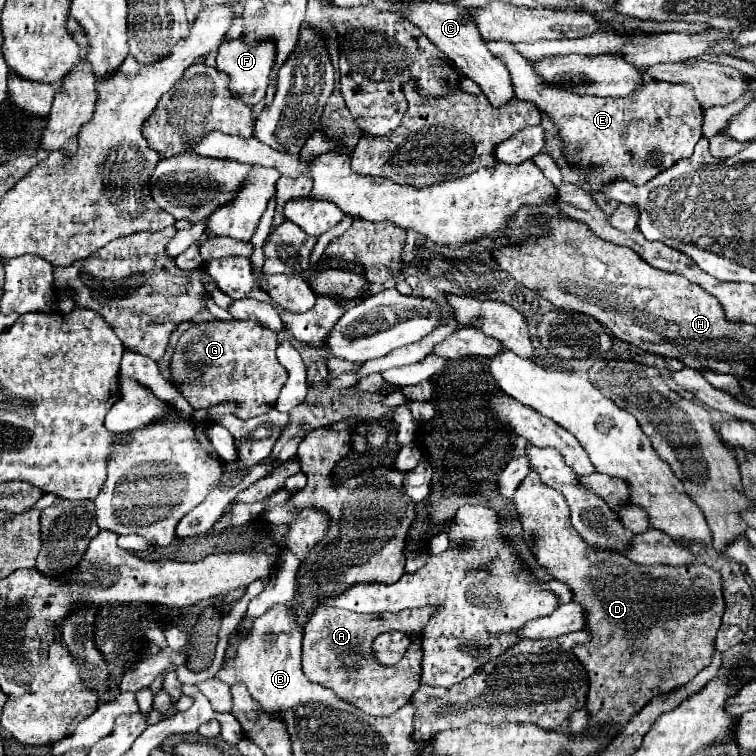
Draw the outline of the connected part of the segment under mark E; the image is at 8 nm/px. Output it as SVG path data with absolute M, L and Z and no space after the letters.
M485 41L487 49L491 51L493 57L501 59L503 65L507 67L513 83L513 93L523 99L523 101L533 101L543 113L549 113L557 127L561 129L561 139L565 147L565 157L571 163L581 163L581 165L599 165L603 171L597 177L591 177L589 189L593 193L601 191L601 183L617 177L625 177L637 185L647 183L655 175L659 175L663 169L669 169L673 163L679 159L693 155L695 143L703 137L701 135L701 121L703 121L703 107L697 101L693 87L687 83L667 83L667 81L651 81L637 91L637 95L627 95L627 97L589 97L589 95L573 95L571 91L561 91L561 87L555 87L551 83L545 83L541 75L537 75L533 63L525 57L521 57L515 51L513 43L505 41Z

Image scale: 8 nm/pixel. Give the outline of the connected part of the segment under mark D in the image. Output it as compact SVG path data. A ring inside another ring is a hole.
M529 471L529 475L519 483L513 499L523 523L525 543L531 547L537 563L545 567L553 579L569 583L575 593L573 601L585 605L585 611L589 611L589 623L585 629L591 631L593 637L585 645L575 645L575 655L589 675L587 709L591 711L591 723L587 729L601 727L601 723L621 723L623 727L629 723L631 715L641 711L653 697L689 683L711 663L715 653L715 635L725 613L723 577L717 569L703 563L689 567L639 565L621 553L601 549L593 551L573 529L567 499L561 491L541 483L537 471Z

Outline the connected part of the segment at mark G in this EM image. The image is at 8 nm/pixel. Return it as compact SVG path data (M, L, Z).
M251 320L230 321L230 329L227 323L223 325L199 325L199 331L193 327L181 335L181 339L175 345L175 355L171 359L171 373L173 379L183 381L183 391L185 399L189 399L189 405L199 409L207 407L209 403L219 403L221 399L231 399L235 397L241 403L241 411L237 413L239 419L249 419L261 413L267 413L273 409L279 391L287 383L287 369L277 361L275 357L277 349L277 333L261 327L258 323Z

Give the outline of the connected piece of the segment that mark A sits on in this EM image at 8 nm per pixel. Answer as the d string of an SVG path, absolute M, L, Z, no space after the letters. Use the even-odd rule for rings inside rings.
M317 607L305 625L303 671L309 681L335 691L341 699L355 705L363 713L377 717L393 715L399 707L409 703L413 691L419 689L421 649L419 645L409 645L399 663L381 665L373 655L373 641L385 631L415 635L425 627L431 613L431 607L405 609L397 613L353 613L345 609Z

